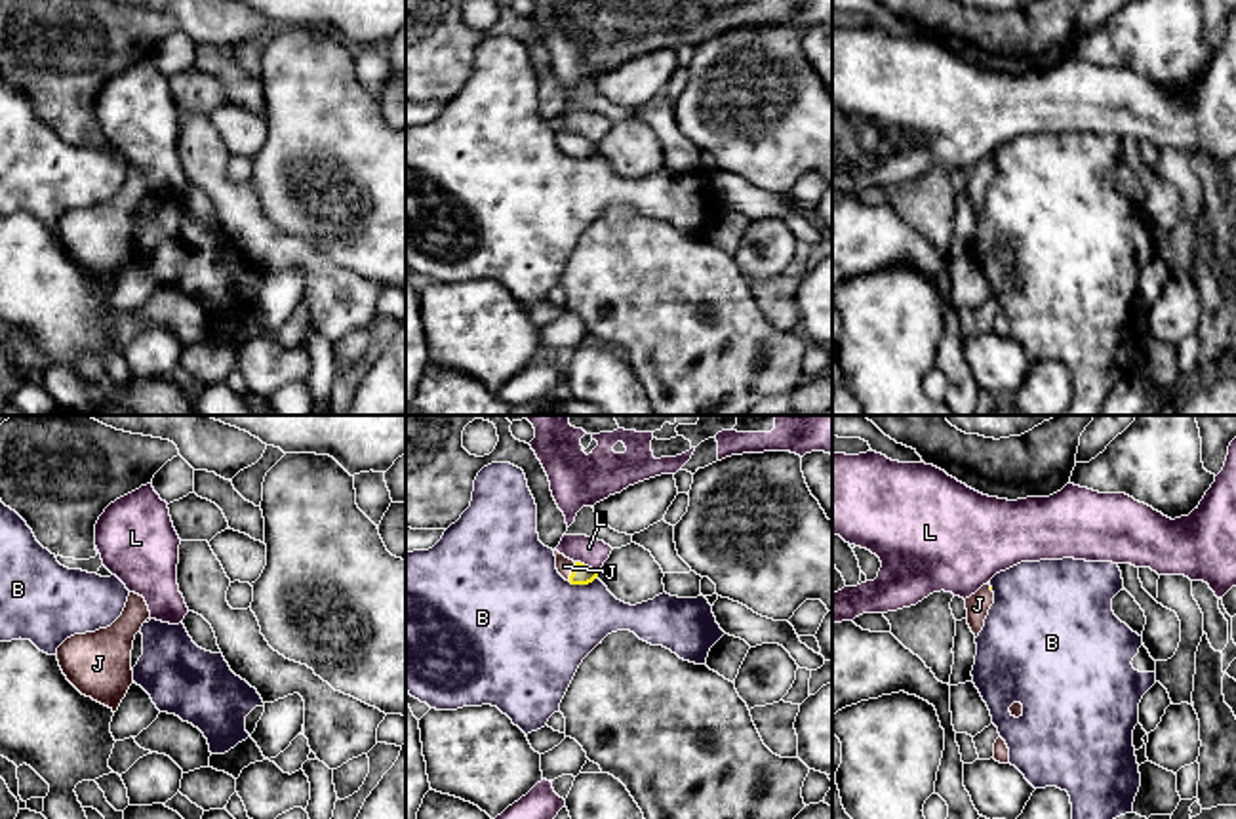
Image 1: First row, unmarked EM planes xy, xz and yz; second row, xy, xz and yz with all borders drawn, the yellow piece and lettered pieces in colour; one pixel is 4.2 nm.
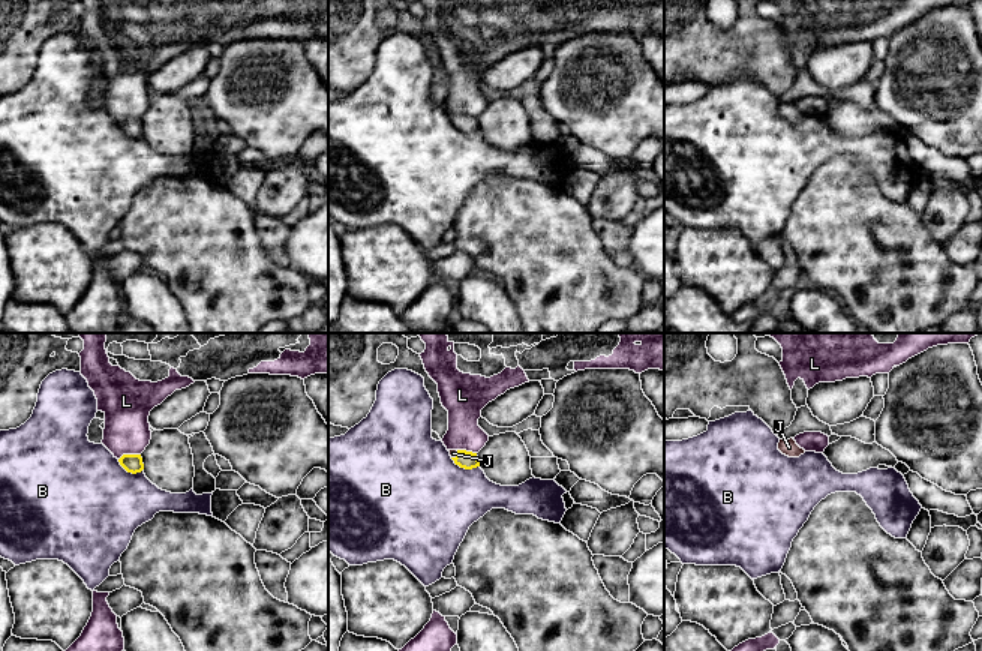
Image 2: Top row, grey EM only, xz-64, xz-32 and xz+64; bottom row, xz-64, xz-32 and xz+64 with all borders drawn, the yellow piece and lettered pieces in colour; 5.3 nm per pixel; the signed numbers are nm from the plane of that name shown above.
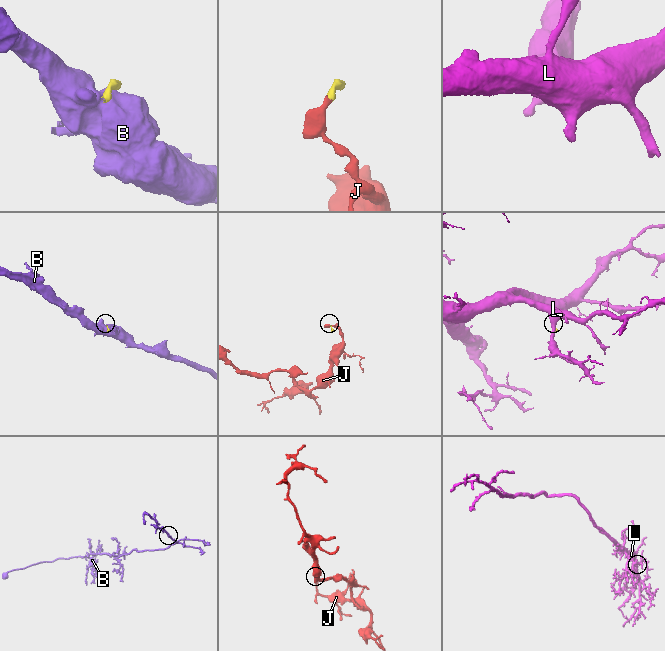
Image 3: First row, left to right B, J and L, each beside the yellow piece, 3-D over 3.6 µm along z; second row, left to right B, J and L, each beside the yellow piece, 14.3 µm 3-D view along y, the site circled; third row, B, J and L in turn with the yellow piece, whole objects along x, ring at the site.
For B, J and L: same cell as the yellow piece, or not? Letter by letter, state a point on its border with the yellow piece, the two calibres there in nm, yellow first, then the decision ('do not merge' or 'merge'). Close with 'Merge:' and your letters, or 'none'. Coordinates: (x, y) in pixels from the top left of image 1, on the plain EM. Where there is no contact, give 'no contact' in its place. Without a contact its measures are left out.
B: meets yellow in xz at (581, 157); 90 nm thick on the yellow side, 440 nm on the other; do not merge
J: meets yellow in xz at (572, 145); 90 nm thick on the yellow side, 70 nm on the other; merge
L: meets yellow in xz at (587, 139); 90 nm thick on the yellow side, 120 nm on the other; do not merge
Merge: J

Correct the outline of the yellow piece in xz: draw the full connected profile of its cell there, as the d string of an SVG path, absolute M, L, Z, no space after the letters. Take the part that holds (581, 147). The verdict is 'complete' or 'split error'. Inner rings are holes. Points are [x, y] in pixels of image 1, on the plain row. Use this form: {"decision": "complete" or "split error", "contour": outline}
{"decision": "split error", "contour": "M554 124L556 130L556 143L558 147L569 154L571 158L588 158L598 150L598 145L581 137L566 131L558 124Z"}

